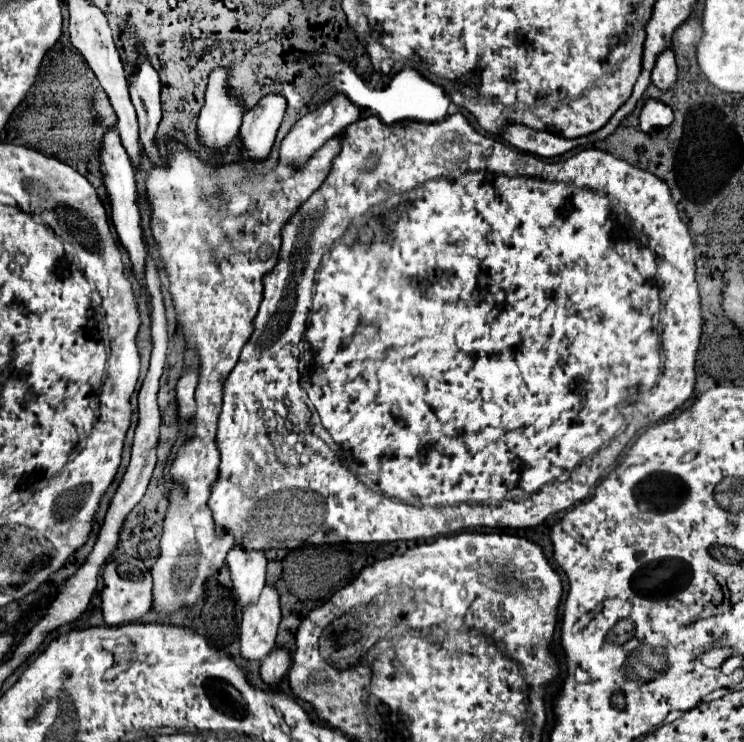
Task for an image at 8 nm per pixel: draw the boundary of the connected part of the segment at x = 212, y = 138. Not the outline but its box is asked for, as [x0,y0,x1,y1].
[198,68,246,148]

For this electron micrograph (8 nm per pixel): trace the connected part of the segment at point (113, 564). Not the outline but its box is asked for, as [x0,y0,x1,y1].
[102,554,152,626]

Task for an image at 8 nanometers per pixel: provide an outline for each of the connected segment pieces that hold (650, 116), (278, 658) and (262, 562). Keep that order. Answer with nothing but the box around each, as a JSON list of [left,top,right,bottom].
[[640,98,674,132],[260,646,292,684],[226,548,266,606]]

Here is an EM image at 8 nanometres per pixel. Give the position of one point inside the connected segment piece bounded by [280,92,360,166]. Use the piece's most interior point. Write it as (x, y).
(331, 117)

